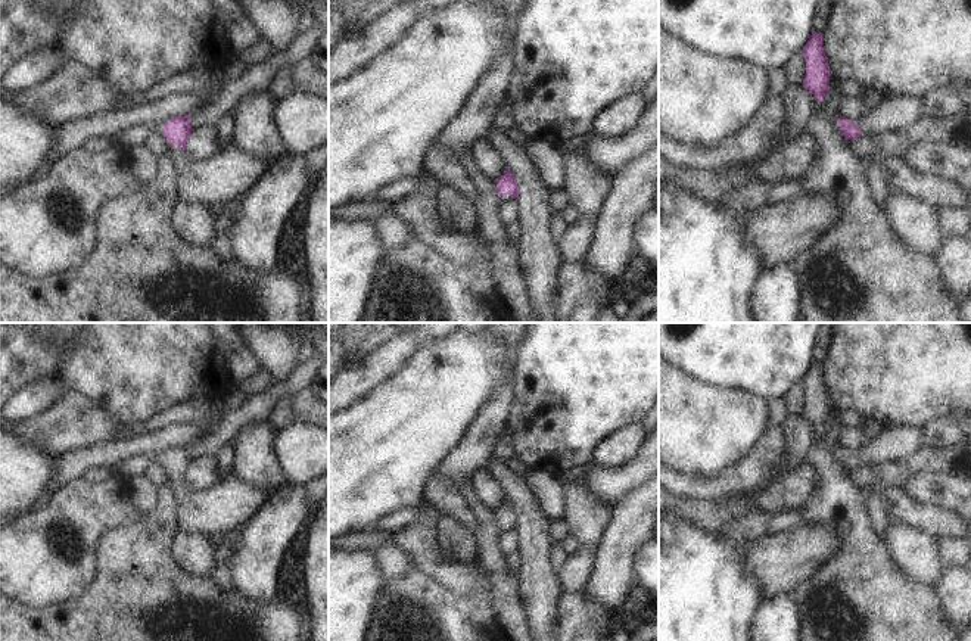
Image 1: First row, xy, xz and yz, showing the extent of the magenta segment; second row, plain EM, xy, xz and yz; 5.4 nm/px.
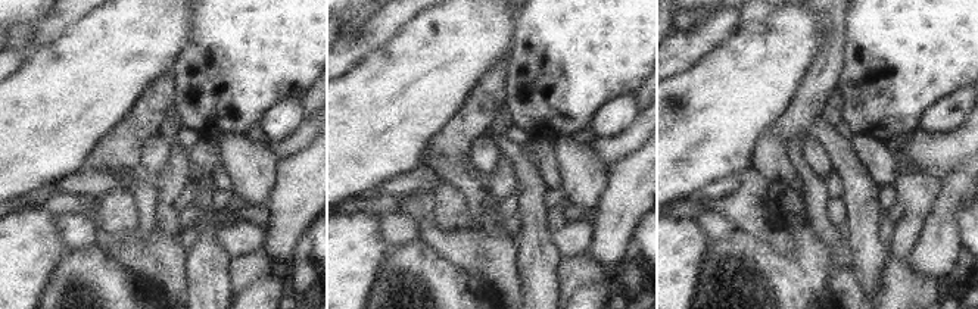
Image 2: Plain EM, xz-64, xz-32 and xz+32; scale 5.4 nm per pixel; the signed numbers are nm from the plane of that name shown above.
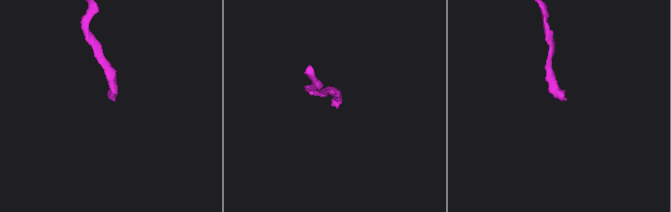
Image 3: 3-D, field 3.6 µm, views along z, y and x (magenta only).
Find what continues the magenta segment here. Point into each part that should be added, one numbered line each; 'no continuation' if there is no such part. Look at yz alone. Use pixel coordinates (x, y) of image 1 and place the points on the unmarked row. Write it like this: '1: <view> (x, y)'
1: yz (896, 442)

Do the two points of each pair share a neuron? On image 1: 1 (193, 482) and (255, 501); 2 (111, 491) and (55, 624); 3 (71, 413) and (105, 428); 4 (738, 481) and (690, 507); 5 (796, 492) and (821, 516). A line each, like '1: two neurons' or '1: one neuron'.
1: two neurons
2: two neurons
3: one neuron
4: two neurons
5: two neurons

